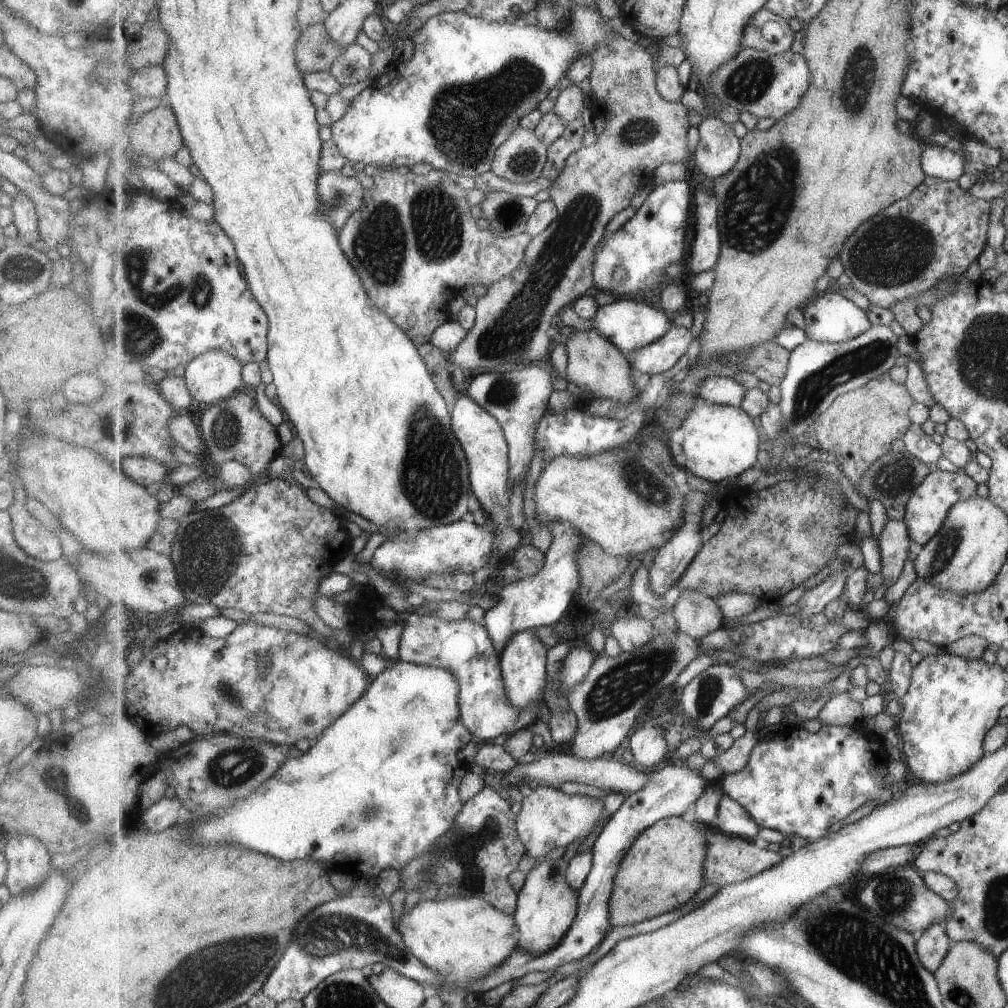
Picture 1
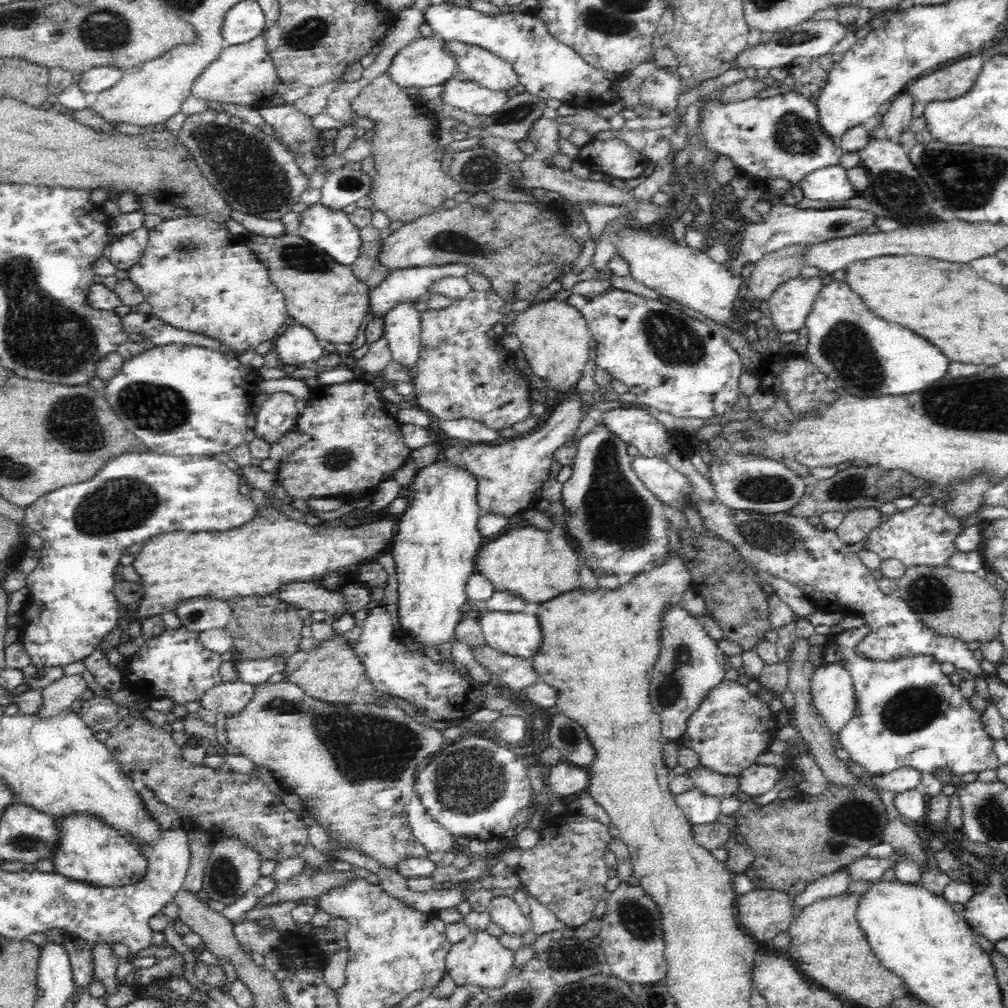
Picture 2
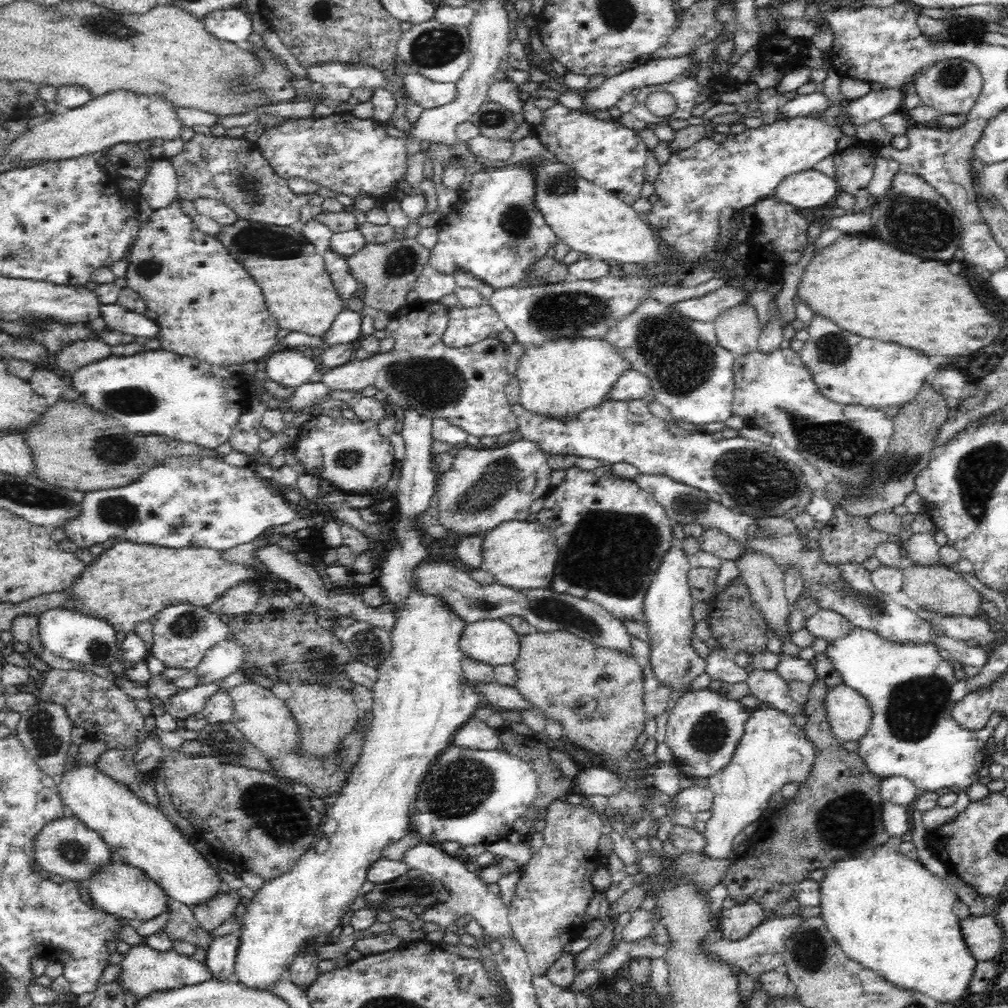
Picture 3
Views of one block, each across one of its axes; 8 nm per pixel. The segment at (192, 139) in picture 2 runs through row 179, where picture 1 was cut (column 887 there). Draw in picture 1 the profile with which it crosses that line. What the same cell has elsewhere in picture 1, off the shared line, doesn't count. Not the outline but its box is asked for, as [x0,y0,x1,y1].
[841,177,992,309]

